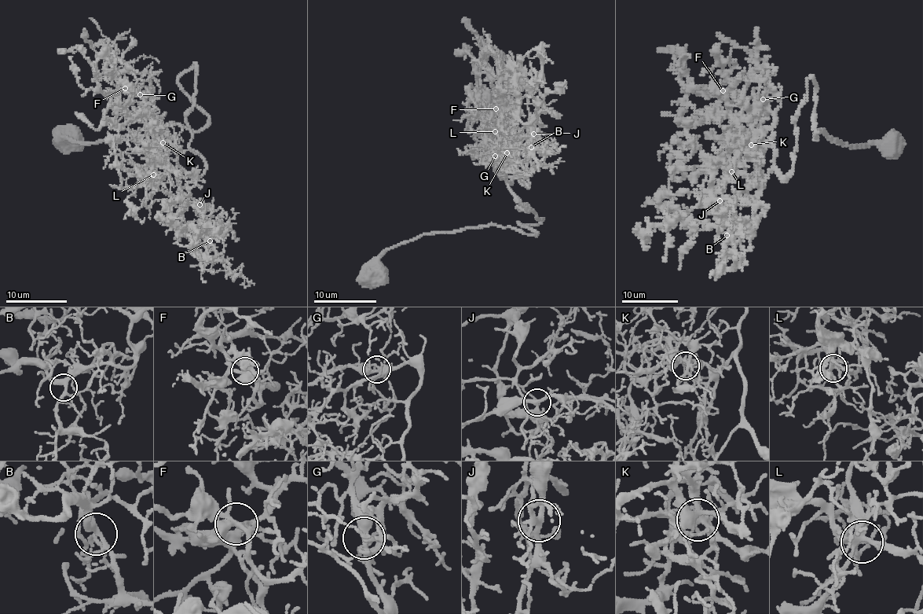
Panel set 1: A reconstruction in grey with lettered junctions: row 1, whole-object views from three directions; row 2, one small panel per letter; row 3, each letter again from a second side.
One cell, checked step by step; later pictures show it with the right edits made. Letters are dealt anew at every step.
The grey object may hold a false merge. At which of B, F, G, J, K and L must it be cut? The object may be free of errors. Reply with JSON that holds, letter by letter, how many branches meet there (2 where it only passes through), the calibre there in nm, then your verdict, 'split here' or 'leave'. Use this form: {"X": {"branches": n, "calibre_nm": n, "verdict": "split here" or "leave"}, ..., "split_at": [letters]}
{"B": {"branches": 6, "calibre_nm": 280, "verdict": "leave"}, "F": {"branches": 6, "calibre_nm": 320, "verdict": "leave"}, "G": {"branches": 6, "calibre_nm": 280, "verdict": "leave"}, "J": {"branches": 6, "calibre_nm": 240, "verdict": "leave"}, "K": {"branches": 7, "calibre_nm": 220, "verdict": "leave"}, "L": {"branches": 9, "calibre_nm": 320, "verdict": "leave"}, "split_at": []}

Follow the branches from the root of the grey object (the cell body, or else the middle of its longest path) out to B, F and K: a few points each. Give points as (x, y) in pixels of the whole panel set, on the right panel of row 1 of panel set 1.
B: (893, 145), (815, 139), (811, 78), (792, 170), (772, 169), (756, 225), (727, 235)
F: (893, 145), (815, 139), (811, 78), (782, 178), (771, 142), (780, 101), (730, 104), (723, 90)
K: (893, 145), (849, 146), (822, 131), (815, 139), (811, 78), (786, 178), (774, 136), (751, 145)

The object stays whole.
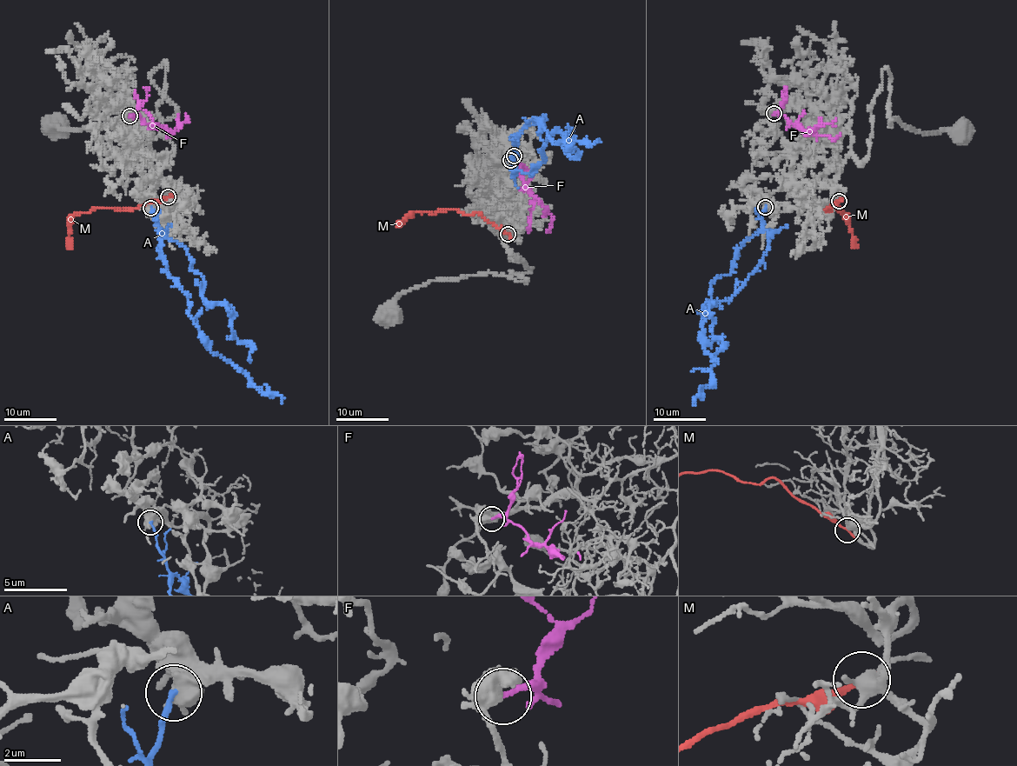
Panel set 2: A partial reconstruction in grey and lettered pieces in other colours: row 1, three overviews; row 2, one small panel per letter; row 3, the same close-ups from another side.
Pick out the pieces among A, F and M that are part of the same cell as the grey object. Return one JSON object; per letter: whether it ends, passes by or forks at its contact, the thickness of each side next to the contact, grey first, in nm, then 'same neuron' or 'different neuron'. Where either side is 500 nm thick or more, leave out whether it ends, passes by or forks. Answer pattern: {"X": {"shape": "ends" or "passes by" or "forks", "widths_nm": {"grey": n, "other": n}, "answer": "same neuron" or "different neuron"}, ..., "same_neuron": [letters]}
{"A": {"widths_nm": {"grey": 850, "other": 200}, "answer": "different neuron"}, "F": {"shape": "ends", "widths_nm": {"grey": 400, "other": 200}, "answer": "different neuron"}, "M": {"shape": "ends", "widths_nm": {"grey": 340, "other": 220}, "answer": "different neuron"}, "same_neuron": []}

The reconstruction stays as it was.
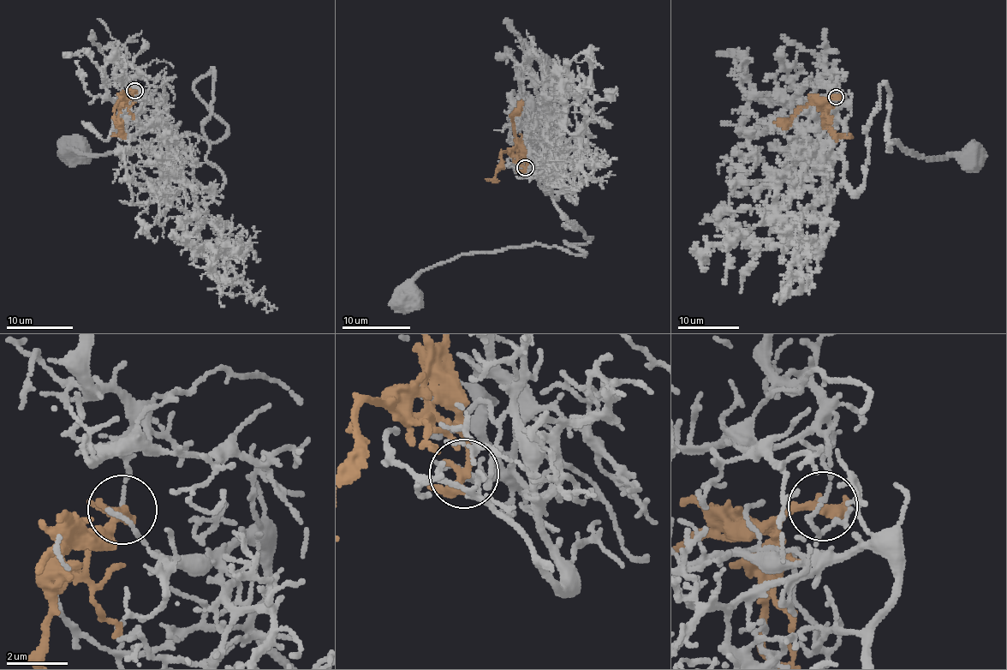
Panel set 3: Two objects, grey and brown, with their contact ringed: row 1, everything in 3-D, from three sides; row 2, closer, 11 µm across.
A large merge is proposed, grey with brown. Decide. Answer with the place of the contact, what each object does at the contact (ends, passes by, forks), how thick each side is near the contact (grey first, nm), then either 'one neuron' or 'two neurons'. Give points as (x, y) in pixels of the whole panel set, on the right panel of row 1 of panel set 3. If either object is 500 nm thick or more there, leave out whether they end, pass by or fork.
(836, 97) | grey ends | brown passes by | 110/340 nm | two neurons

